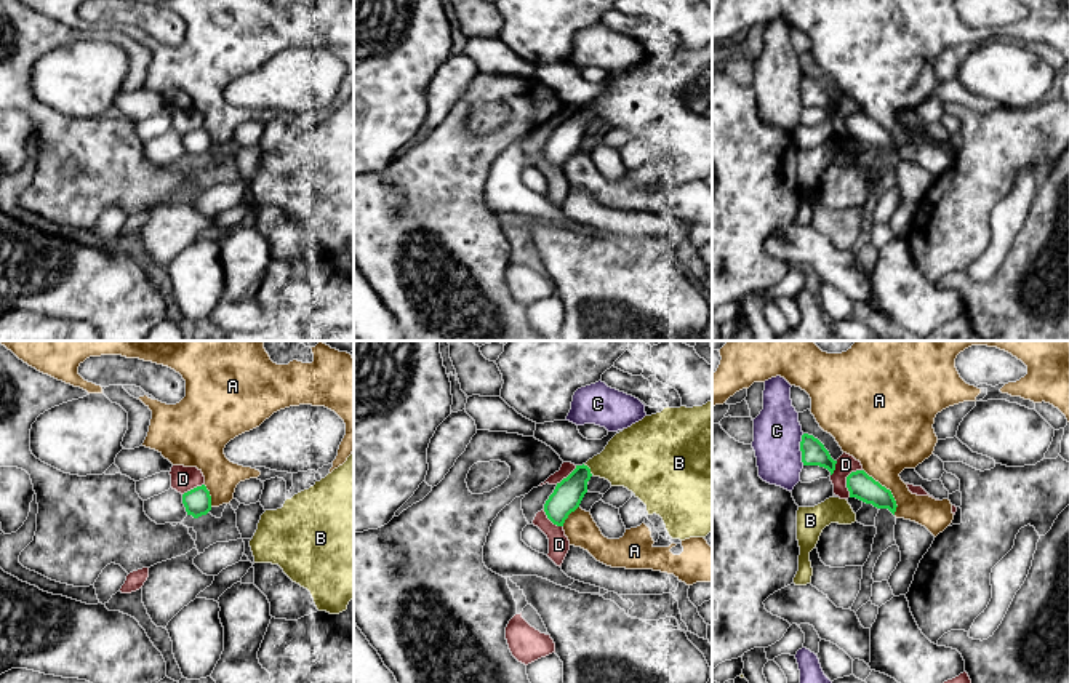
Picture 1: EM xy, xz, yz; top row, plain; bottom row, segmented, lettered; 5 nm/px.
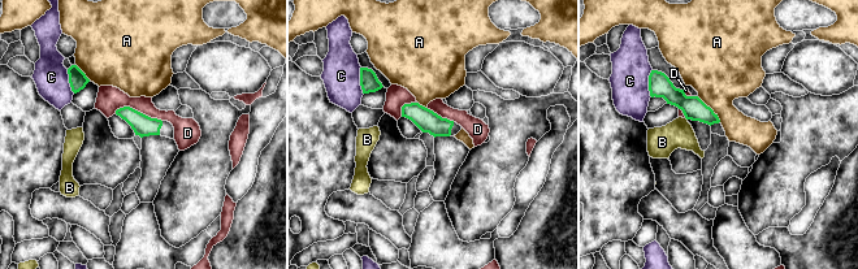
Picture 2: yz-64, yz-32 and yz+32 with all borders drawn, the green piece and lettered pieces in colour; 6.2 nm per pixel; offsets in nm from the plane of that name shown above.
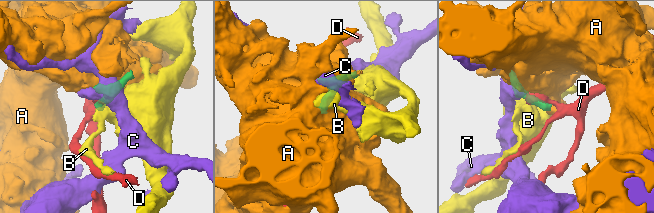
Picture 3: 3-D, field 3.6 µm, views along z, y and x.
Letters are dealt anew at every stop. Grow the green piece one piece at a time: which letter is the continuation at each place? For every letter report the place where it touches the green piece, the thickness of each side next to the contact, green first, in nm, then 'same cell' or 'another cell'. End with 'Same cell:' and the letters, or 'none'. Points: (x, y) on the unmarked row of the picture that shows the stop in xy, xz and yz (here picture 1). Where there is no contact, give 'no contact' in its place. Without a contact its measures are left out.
A: yz (888, 131) | 130/340 nm | another cell
B: xz (589, 111) | 150/320 nm | another cell
C: yz (800, 91) | 130/240 nm | another cell
D: yz (847, 122) | 130/100 nm | another cell
Same cell: none

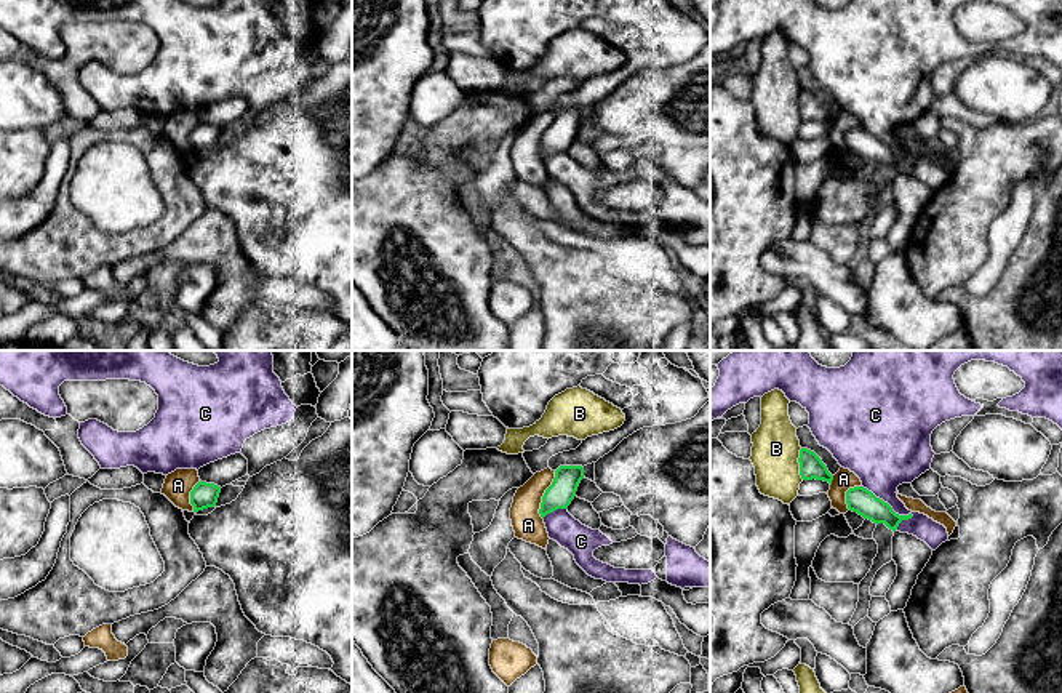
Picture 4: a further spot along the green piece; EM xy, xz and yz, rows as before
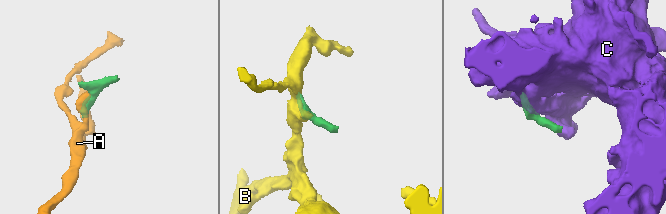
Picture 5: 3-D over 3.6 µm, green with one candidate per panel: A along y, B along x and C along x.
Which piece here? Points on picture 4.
A: xz (544, 136) | 140/160 nm | another cell
B: yz (800, 106) | 120/240 nm | another cell
C: yz (888, 146) | 130/340 nm | another cell
Same cell: none

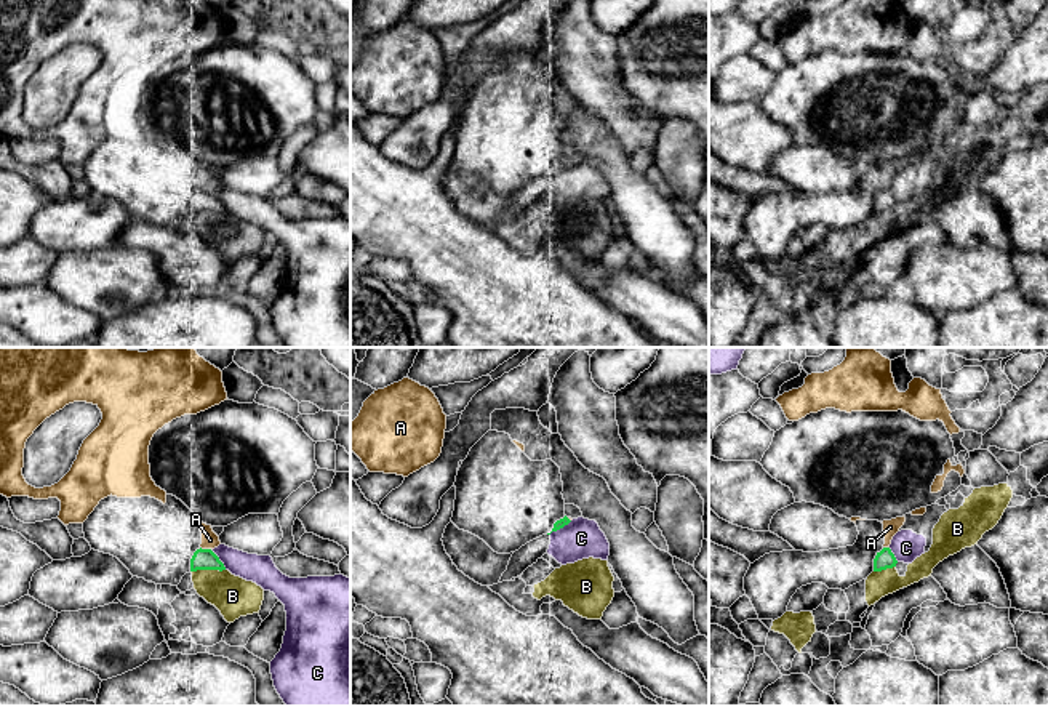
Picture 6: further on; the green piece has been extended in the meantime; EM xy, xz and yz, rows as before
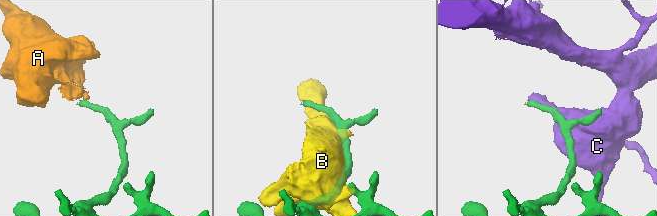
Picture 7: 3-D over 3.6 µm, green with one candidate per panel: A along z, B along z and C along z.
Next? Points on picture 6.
A: xy (205, 191) | 110/90 nm | another cell
B: xy (207, 210) | 110/200 nm | another cell
C: xz (560, 168) | 50/200 nm | another cell
Same cell: none

